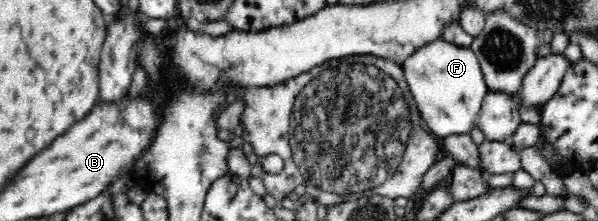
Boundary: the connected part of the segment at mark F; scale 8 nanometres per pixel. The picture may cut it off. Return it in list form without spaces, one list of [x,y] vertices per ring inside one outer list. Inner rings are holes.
[[[442,38],[435,41],[402,64],[408,89],[429,132],[441,139],[457,134],[470,134],[477,126],[480,106],[488,92],[480,60],[471,48],[457,47]]]

